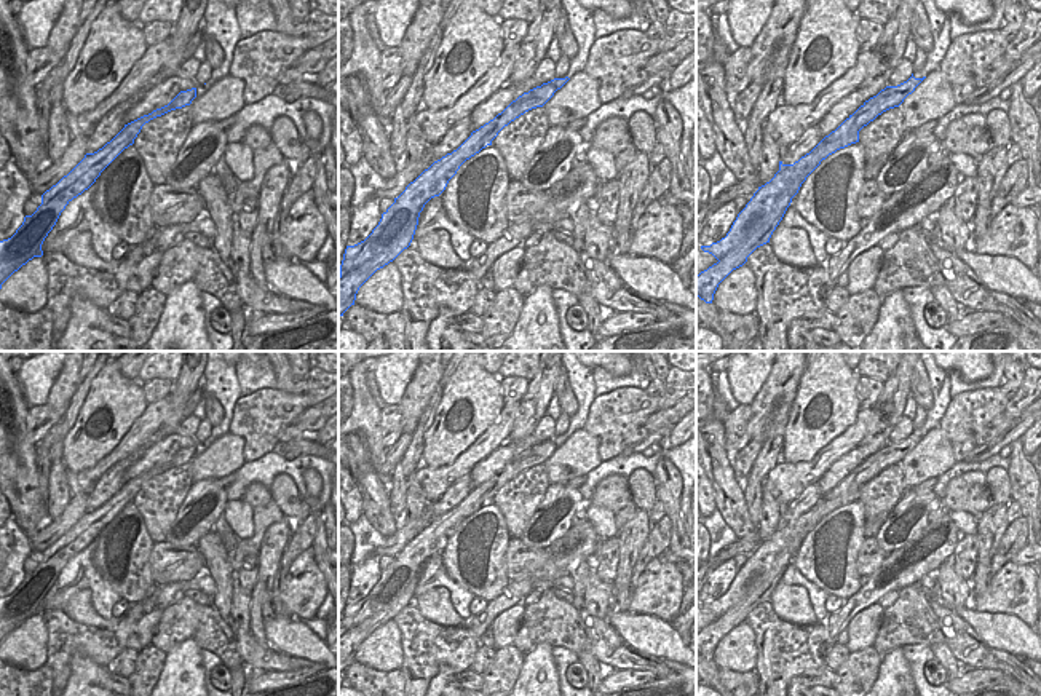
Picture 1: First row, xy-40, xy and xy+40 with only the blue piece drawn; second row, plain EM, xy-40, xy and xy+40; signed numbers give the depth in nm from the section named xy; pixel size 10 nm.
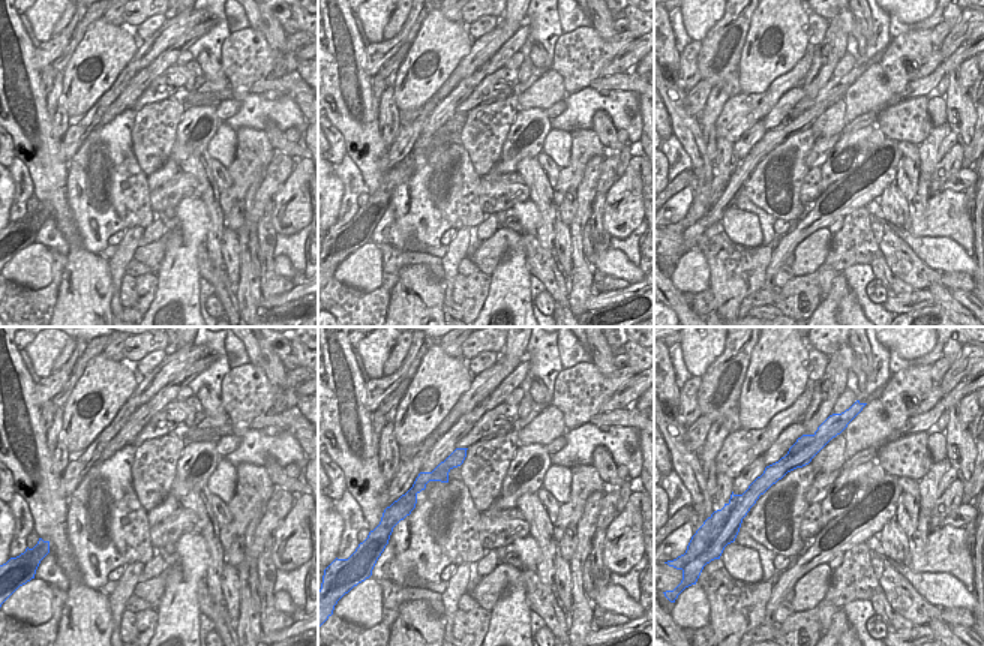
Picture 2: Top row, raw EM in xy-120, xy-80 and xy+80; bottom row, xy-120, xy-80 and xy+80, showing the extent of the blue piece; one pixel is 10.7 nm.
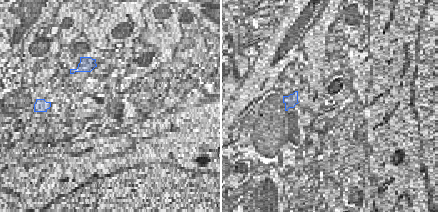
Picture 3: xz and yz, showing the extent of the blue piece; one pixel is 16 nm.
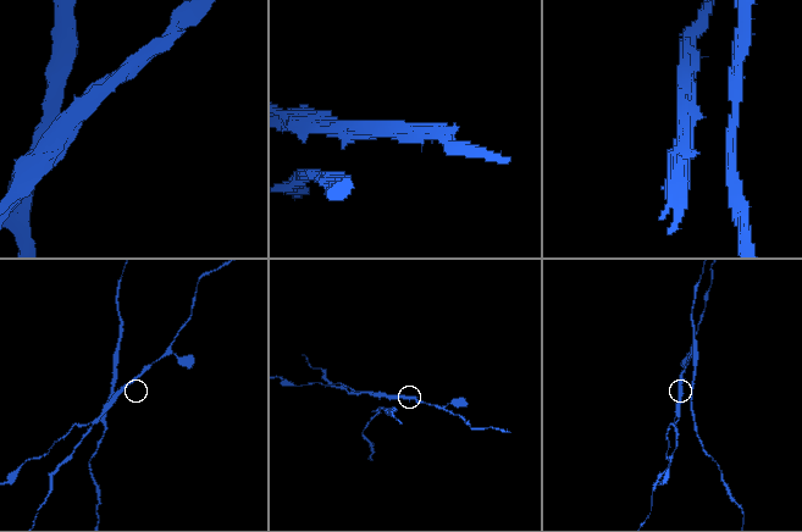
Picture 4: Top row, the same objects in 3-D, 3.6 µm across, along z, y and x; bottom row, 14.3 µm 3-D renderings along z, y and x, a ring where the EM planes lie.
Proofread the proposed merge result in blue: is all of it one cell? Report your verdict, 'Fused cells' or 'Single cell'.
Fused cells.

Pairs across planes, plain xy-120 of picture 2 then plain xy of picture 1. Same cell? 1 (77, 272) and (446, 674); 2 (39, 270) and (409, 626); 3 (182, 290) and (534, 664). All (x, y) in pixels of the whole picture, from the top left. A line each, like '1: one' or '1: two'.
1: one
2: two
3: one

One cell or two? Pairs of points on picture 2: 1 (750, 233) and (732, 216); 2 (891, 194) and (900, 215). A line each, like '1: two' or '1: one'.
1: one
2: one

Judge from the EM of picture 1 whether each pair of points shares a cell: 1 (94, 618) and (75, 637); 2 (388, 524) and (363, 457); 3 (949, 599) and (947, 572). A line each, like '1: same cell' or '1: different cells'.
1: different cells
2: different cells
3: same cell

